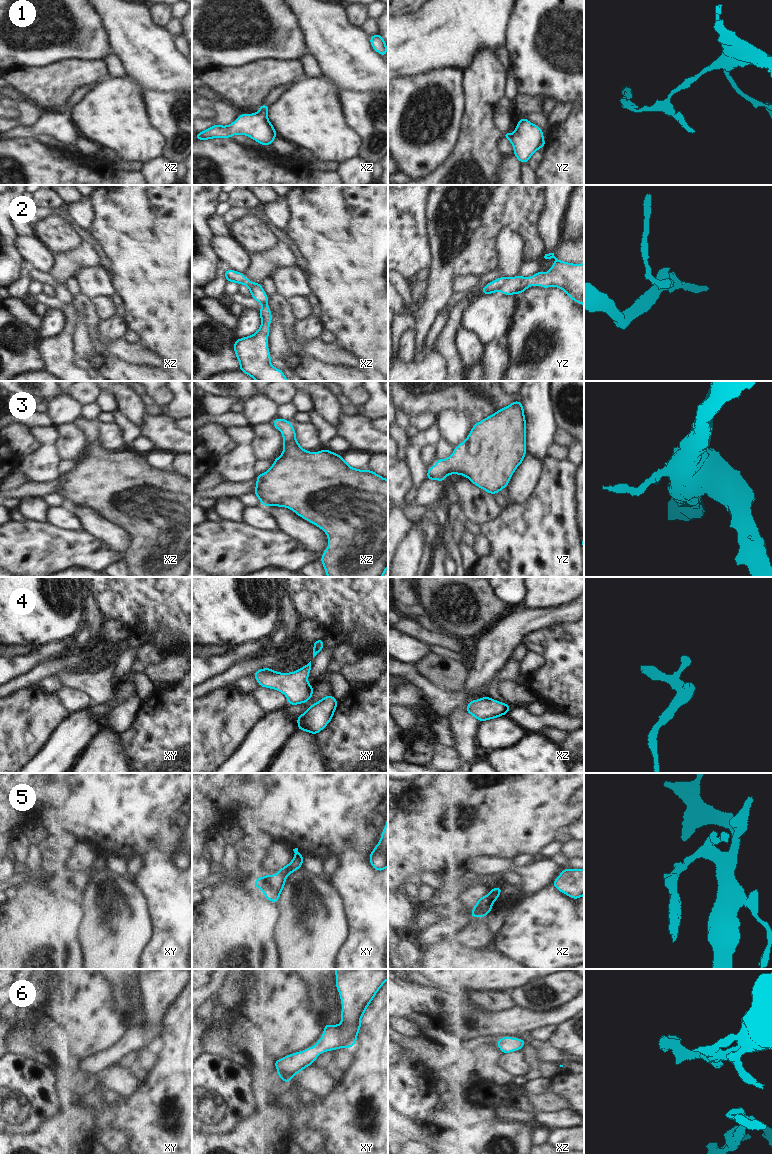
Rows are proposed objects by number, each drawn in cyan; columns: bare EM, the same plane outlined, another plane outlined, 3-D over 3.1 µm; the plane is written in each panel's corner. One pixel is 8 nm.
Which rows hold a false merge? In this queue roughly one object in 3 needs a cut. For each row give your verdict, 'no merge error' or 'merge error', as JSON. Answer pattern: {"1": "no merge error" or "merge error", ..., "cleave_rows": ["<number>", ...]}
{"1": "no merge error", "2": "no merge error", "3": "no merge error", "4": "no merge error", "5": "merge error", "6": "no merge error", "cleave_rows": ["5"]}

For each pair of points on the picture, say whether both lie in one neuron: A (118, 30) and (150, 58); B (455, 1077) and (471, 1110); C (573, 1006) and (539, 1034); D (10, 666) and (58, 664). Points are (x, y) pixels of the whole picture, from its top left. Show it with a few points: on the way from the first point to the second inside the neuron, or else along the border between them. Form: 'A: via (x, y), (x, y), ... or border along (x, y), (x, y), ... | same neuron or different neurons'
A: via (126, 34), (142, 50) | same neuron
B: via (458, 1085), (462, 1091), (464, 1102) | same neuron
C: border along (557, 1026), (538, 1027), (530, 1033) | different neurons
D: border along (59, 656), (54, 656), (40, 662), (16, 676) | different neurons

